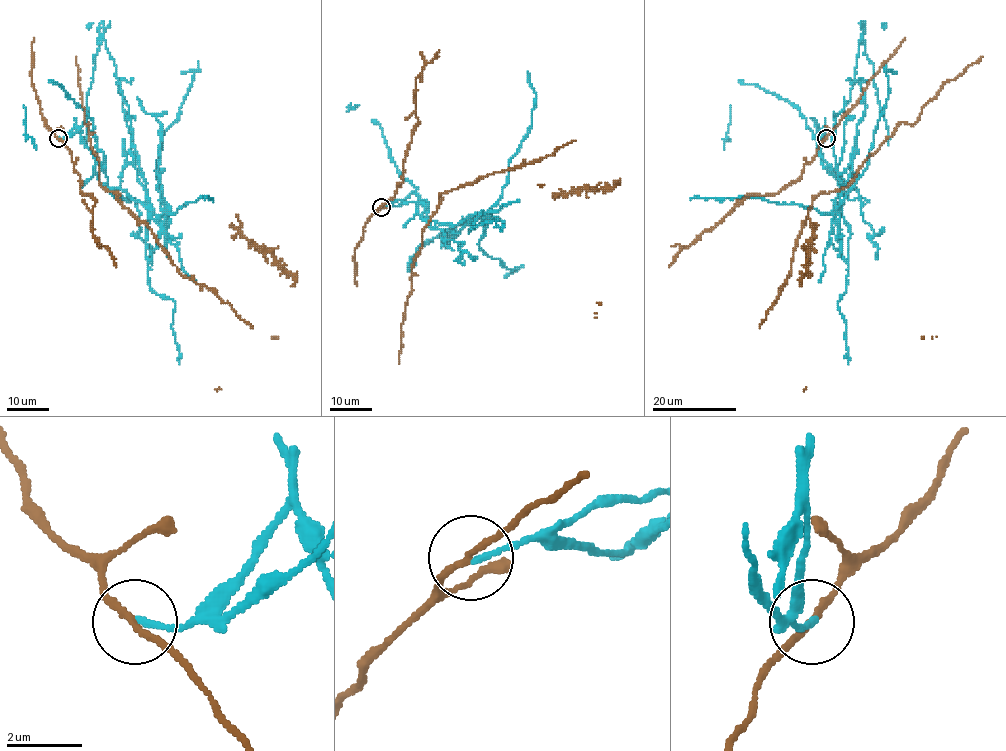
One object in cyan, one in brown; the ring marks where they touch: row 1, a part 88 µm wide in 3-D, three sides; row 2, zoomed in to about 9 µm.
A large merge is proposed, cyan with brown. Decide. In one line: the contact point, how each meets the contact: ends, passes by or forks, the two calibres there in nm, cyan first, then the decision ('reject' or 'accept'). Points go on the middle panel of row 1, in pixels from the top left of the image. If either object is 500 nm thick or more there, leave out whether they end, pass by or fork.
(381, 207) | cyan ends | brown passes by | 140/150 nm | reject

